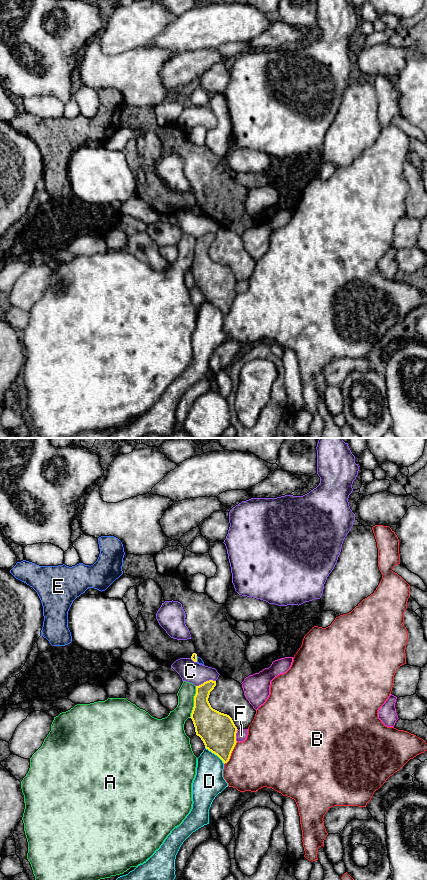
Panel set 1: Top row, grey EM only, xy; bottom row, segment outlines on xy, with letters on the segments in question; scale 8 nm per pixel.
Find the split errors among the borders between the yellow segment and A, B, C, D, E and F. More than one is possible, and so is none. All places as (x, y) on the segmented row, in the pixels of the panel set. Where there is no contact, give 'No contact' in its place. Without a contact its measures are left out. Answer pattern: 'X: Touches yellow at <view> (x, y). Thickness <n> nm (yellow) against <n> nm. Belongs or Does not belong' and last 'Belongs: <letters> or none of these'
A: Touches yellow at xy (194, 702). Thickness 260 nm (yellow) against 180 nm. Does not belong
B: Touches yellow at xy (231, 752). Thickness 300 nm (yellow) against 420 nm. Does not belong
C: Touches yellow at xy (206, 681). Thickness 160 nm (yellow) against 170 nm. Does not belong
D: Touches yellow at xy (215, 754). Thickness 300 nm (yellow) against 240 nm. Does not belong
E: Touches yellow at xy (196, 659). Thickness 50 nm (yellow) against 50 nm. Does not belong
F: Touches yellow at xy (235, 735). Thickness 300 nm (yellow) against 90 nm. Does not belong
Belongs: none of these

